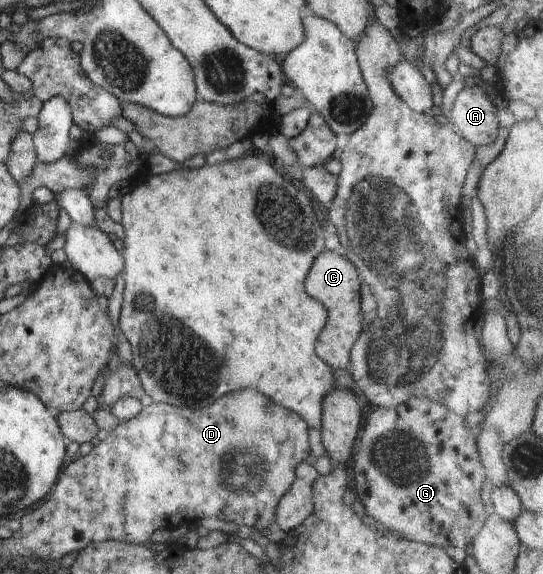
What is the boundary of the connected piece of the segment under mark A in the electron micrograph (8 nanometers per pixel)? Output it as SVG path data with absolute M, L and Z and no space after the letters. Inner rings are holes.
M465 86L457 93L448 123L476 147L491 144L498 135L500 124L489 94L481 86Z

